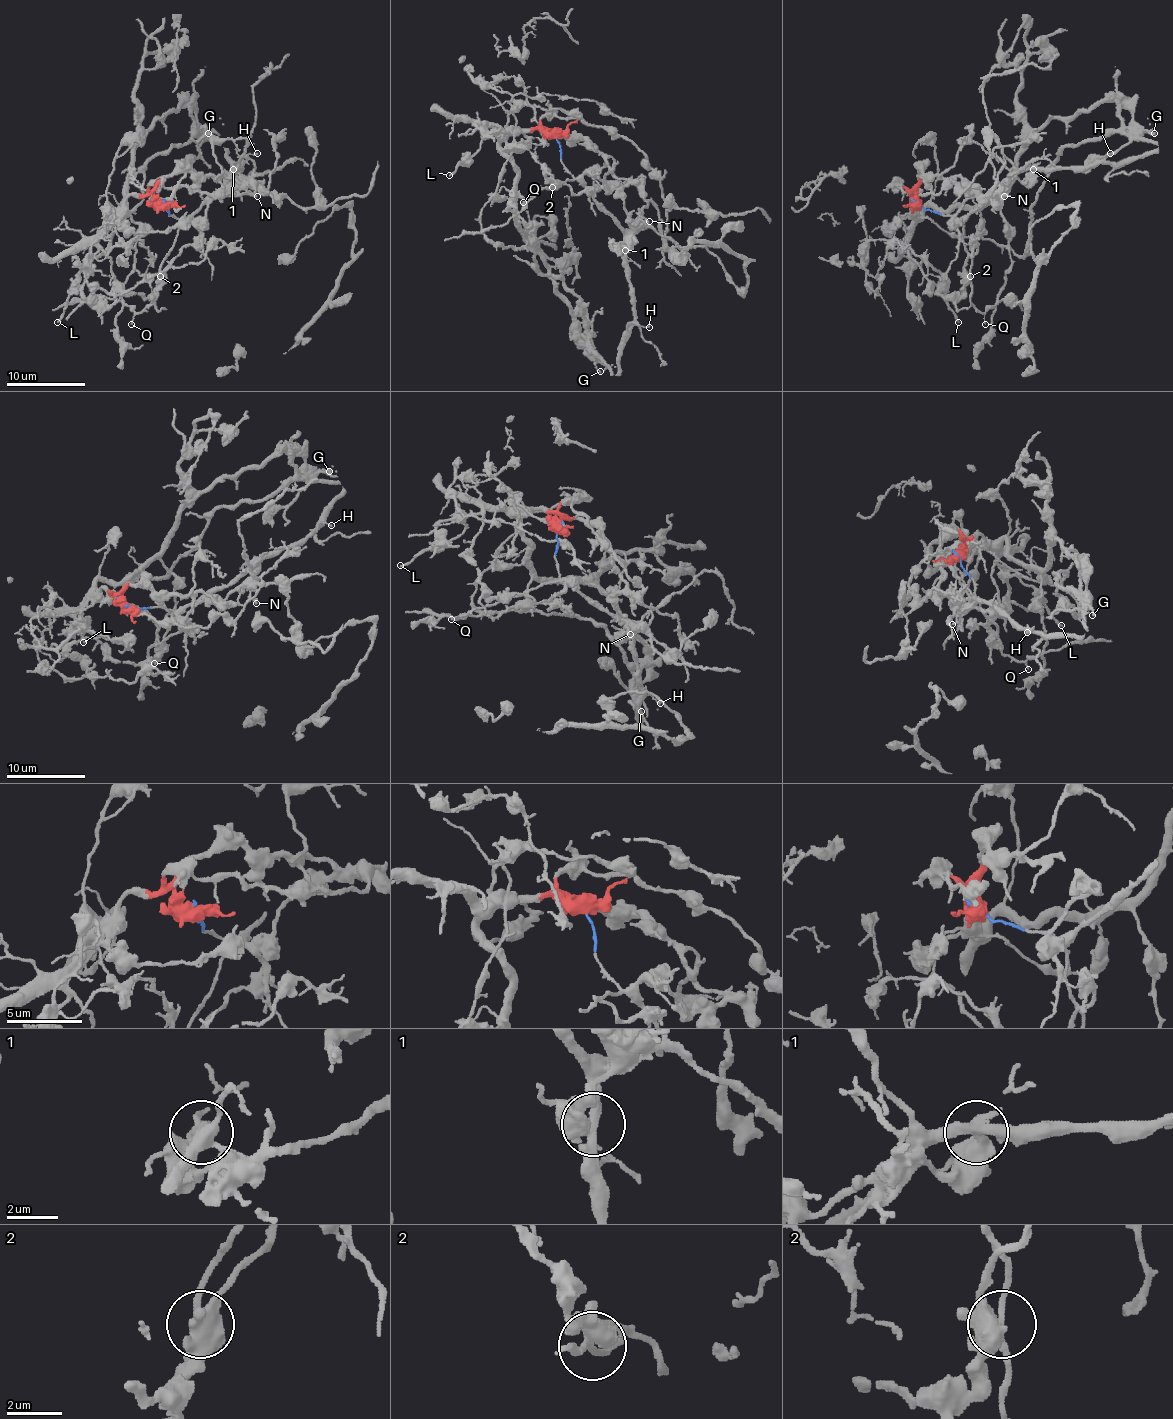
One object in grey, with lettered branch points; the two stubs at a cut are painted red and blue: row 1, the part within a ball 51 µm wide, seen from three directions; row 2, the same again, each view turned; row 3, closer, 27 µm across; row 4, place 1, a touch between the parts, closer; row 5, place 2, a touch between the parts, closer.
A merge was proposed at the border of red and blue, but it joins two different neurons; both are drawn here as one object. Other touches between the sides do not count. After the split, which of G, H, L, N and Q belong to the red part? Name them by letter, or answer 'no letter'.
G, L, N

